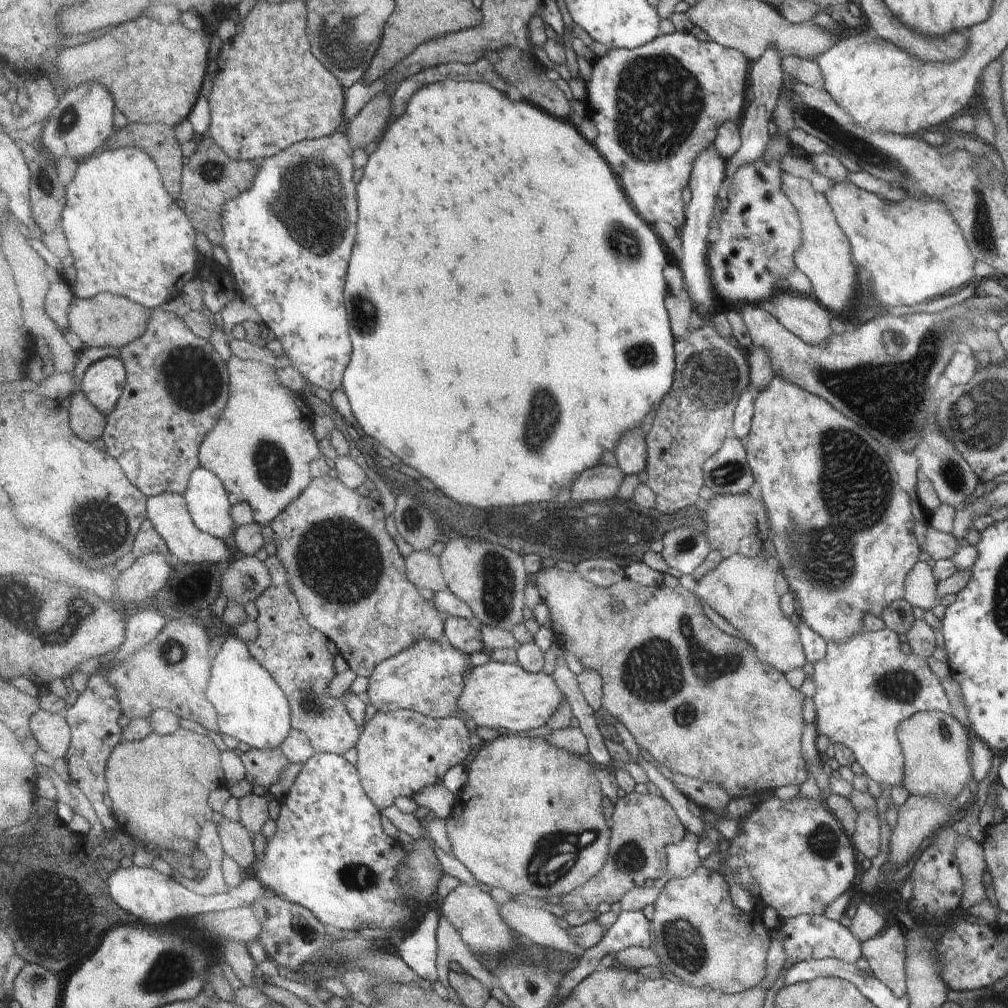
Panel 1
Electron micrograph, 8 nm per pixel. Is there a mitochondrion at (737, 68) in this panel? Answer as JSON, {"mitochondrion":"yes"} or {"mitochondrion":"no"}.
{"mitochondrion":"no"}

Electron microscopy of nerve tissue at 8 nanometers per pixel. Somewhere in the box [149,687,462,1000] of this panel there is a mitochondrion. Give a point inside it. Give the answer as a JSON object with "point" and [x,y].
{"point":[359,877]}

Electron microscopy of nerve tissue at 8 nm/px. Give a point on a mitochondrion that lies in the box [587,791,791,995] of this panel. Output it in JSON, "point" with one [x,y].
{"point":[682,943]}

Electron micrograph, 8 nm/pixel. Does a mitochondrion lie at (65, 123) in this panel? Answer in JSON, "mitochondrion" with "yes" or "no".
{"mitochondrion":"yes"}

